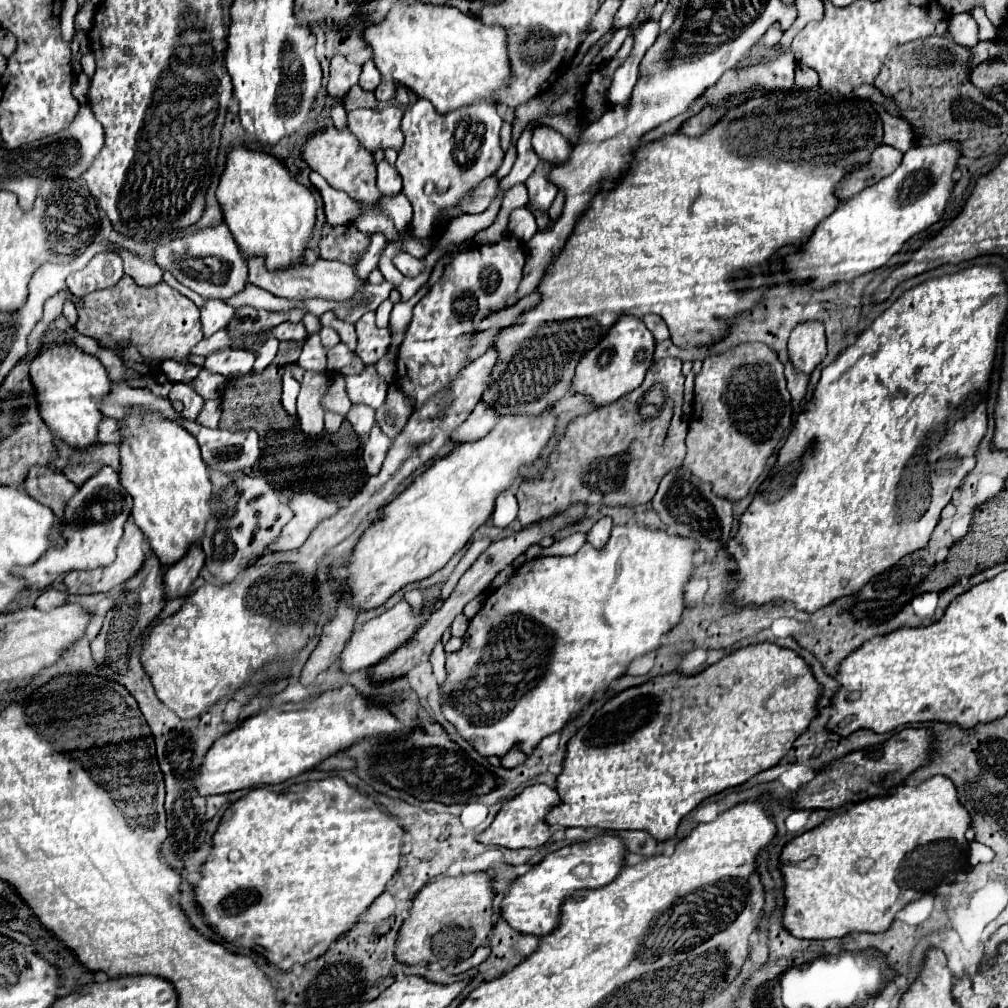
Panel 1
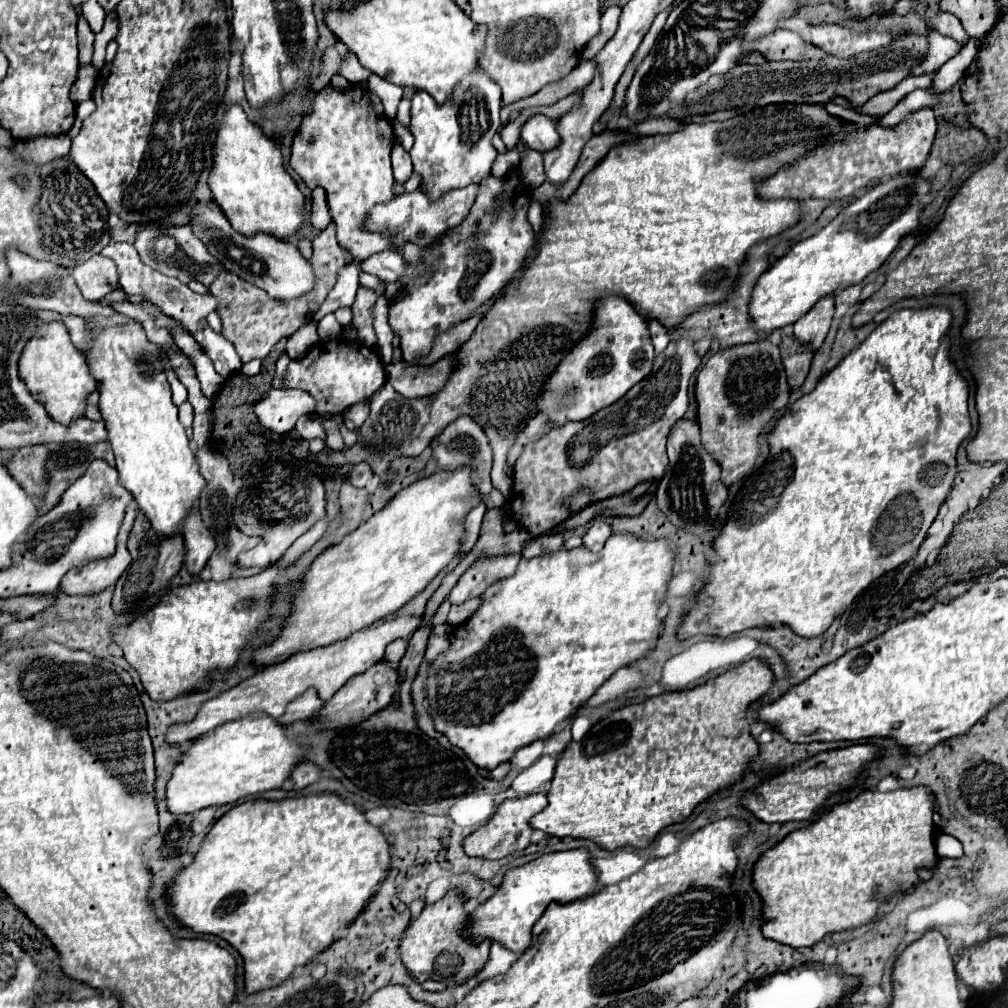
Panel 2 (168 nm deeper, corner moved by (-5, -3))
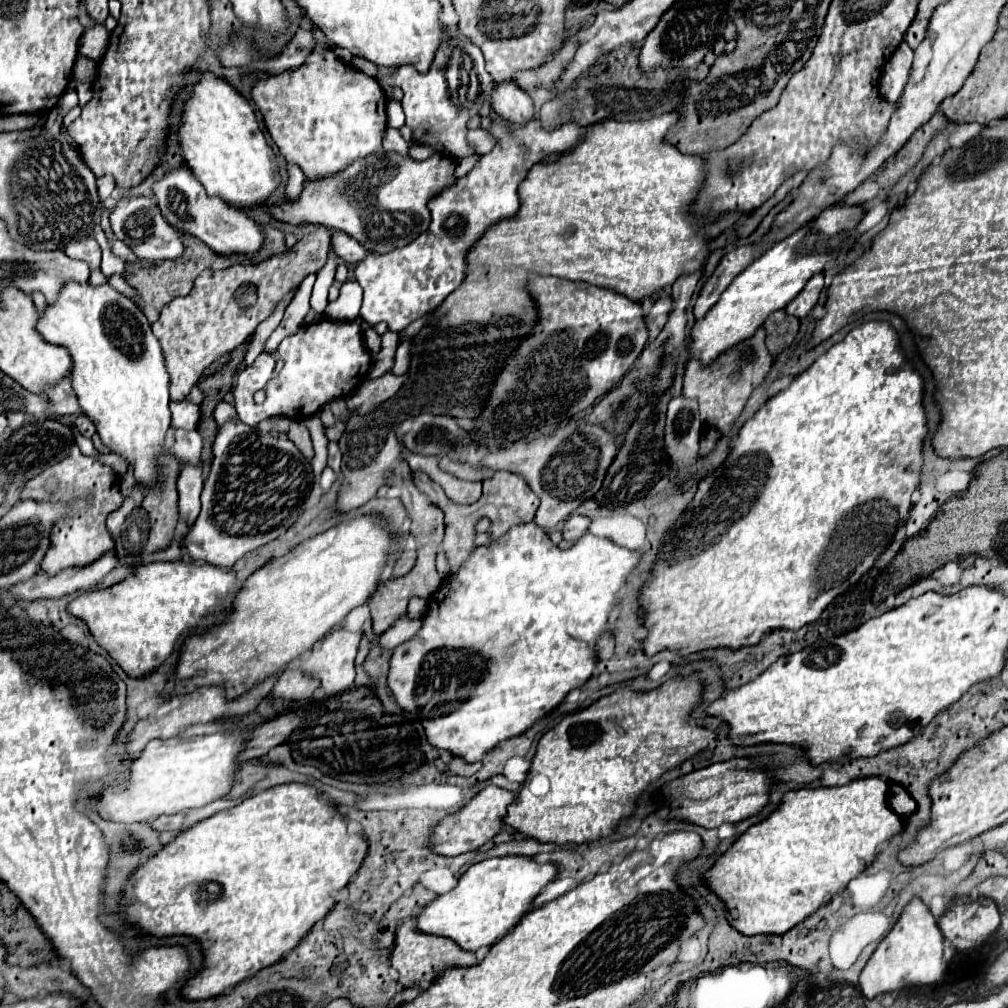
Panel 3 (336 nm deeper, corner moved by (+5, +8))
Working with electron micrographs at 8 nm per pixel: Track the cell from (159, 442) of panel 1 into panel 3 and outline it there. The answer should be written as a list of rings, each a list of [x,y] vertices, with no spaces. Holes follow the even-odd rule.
[[[66,284],[58,296],[58,300],[54,304],[50,304],[42,314],[40,314],[40,322],[38,322],[38,332],[42,334],[42,338],[50,344],[60,344],[60,346],[66,346],[72,354],[72,360],[74,360],[74,368],[72,368],[72,388],[80,400],[80,408],[82,412],[94,422],[96,426],[96,432],[100,434],[100,440],[102,444],[106,444],[110,448],[110,452],[122,456],[134,470],[134,476],[138,480],[138,484],[142,486],[160,486],[162,478],[160,478],[160,458],[166,454],[166,448],[164,448],[164,438],[166,438],[166,432],[170,428],[170,422],[172,422],[172,414],[170,414],[170,398],[168,398],[168,372],[164,368],[164,358],[162,358],[162,350],[160,350],[160,344],[158,344],[158,338],[152,334],[150,330],[150,322],[146,320],[146,316],[142,314],[142,310],[126,296],[122,296],[120,292],[116,292],[110,284],[104,284],[104,286],[90,286],[90,284]]]

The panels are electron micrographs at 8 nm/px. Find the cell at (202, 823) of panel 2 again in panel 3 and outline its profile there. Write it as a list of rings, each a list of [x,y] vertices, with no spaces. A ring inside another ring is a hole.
[[[178,812],[178,814],[172,814],[172,816],[160,816],[158,820],[152,820],[152,828],[156,830],[180,830],[182,824],[184,824],[184,818],[186,814],[184,812]]]

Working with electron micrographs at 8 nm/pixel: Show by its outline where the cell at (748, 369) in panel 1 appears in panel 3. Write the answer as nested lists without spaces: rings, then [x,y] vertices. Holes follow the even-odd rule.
[[[758,328],[754,336],[734,344],[730,350],[720,354],[718,360],[714,360],[714,364],[702,366],[702,362],[698,358],[692,358],[686,366],[682,394],[686,398],[698,400],[700,420],[706,424],[712,424],[722,436],[726,436],[734,428],[736,418],[742,414],[752,390],[758,388],[766,380],[766,376],[772,368],[774,358],[766,350],[764,338],[766,338],[764,328]]]

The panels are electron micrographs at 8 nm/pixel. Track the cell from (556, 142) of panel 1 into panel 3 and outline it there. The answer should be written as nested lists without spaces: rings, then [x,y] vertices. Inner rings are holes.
[[[514,82],[498,84],[492,92],[492,108],[510,124],[524,126],[536,118],[536,106],[528,92],[518,88]]]

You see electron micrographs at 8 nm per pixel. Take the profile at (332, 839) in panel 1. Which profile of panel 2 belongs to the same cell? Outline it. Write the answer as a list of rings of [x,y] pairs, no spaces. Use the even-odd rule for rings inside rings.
[[[318,793],[318,795],[302,795],[302,797],[292,797],[292,799],[282,799],[282,801],[246,801],[242,805],[232,807],[228,813],[224,813],[210,829],[210,833],[204,837],[200,849],[196,851],[192,863],[184,867],[174,881],[166,887],[168,891],[168,903],[172,905],[172,915],[180,925],[194,933],[210,933],[218,935],[224,941],[228,941],[244,959],[244,989],[246,993],[258,993],[270,987],[280,985],[284,979],[290,977],[290,973],[296,967],[306,965],[310,959],[314,959],[320,951],[324,951],[332,941],[334,933],[344,929],[350,919],[354,919],[378,887],[378,883],[384,877],[384,869],[390,865],[390,845],[384,837],[384,833],[370,825],[354,805],[344,803],[340,797],[334,793]]]

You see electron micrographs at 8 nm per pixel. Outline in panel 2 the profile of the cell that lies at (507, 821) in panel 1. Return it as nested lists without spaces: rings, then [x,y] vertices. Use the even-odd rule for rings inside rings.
[[[536,793],[536,795],[526,795],[526,797],[514,797],[514,799],[506,799],[504,803],[498,805],[496,813],[492,815],[492,819],[488,823],[484,823],[482,827],[478,827],[472,835],[468,835],[462,841],[464,853],[468,857],[482,857],[482,859],[502,859],[508,857],[516,851],[522,851],[530,845],[530,833],[532,827],[528,825],[530,817],[534,813],[540,813],[544,807],[548,805],[548,799],[544,793]]]

